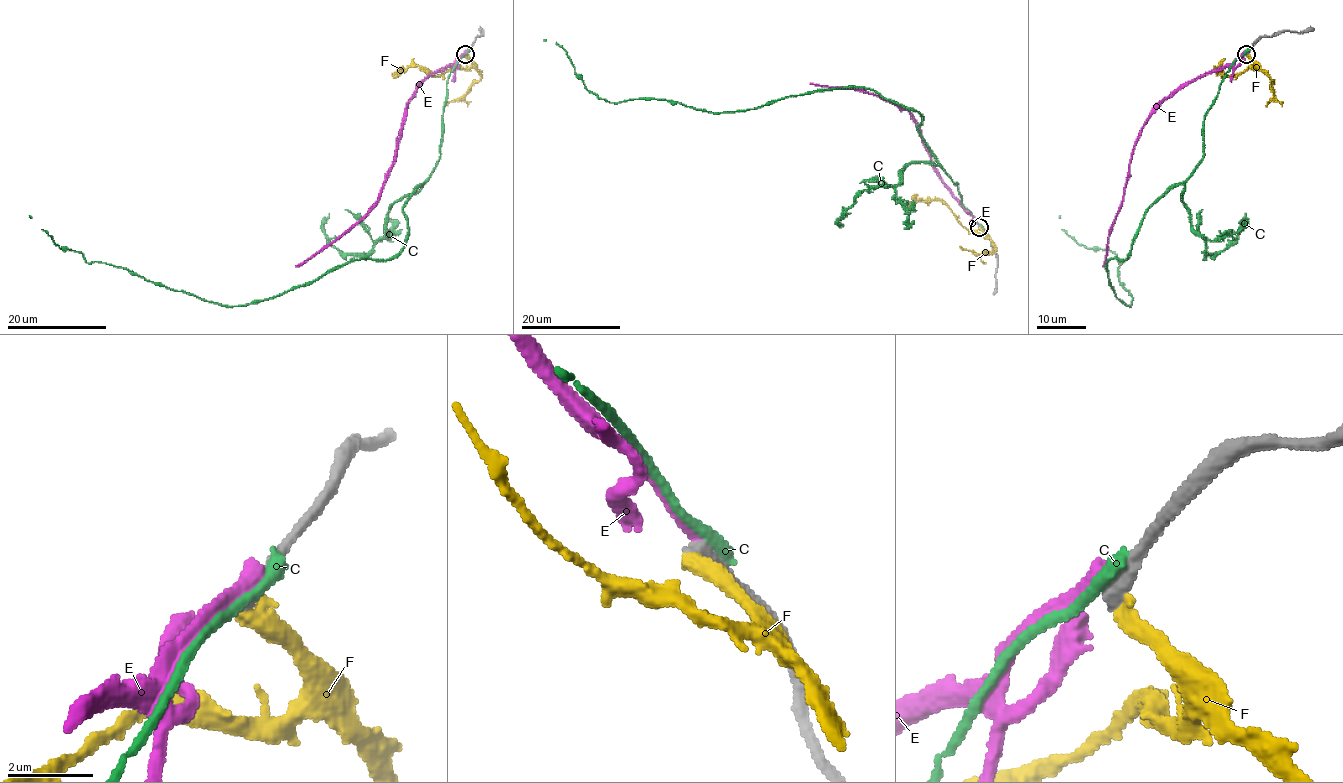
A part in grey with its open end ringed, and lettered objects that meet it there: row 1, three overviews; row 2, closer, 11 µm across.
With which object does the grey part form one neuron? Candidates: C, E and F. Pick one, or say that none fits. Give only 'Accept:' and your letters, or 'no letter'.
Accept: no letter

